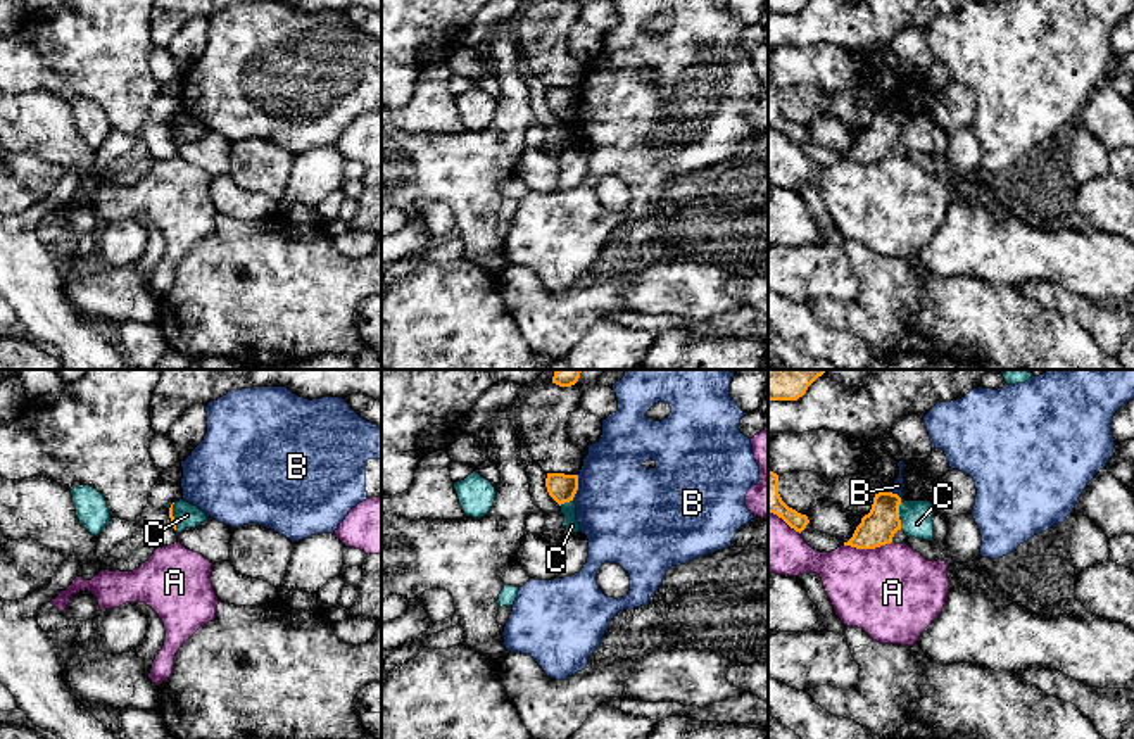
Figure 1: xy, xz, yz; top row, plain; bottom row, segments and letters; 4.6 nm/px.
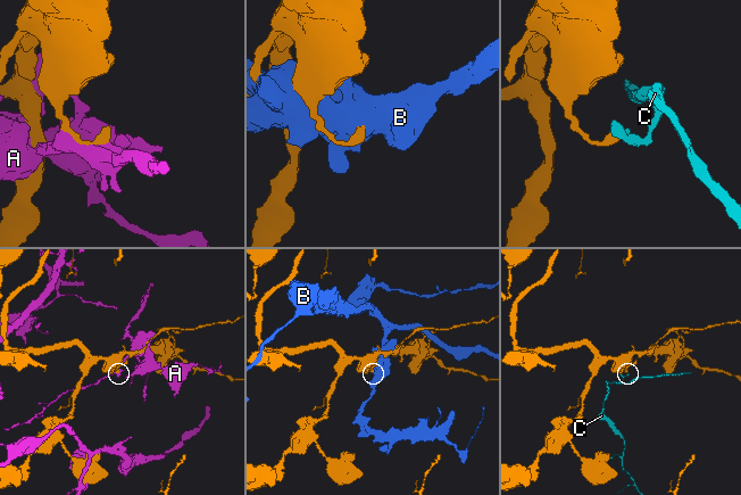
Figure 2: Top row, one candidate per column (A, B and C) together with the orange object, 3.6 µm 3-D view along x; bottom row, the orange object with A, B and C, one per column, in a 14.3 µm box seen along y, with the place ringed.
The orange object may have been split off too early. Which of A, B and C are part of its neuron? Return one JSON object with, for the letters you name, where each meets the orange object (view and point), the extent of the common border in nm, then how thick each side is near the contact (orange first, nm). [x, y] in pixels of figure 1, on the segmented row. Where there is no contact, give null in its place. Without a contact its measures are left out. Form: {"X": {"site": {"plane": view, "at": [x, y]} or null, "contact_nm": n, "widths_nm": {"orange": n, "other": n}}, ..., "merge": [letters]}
{"merge": []}

